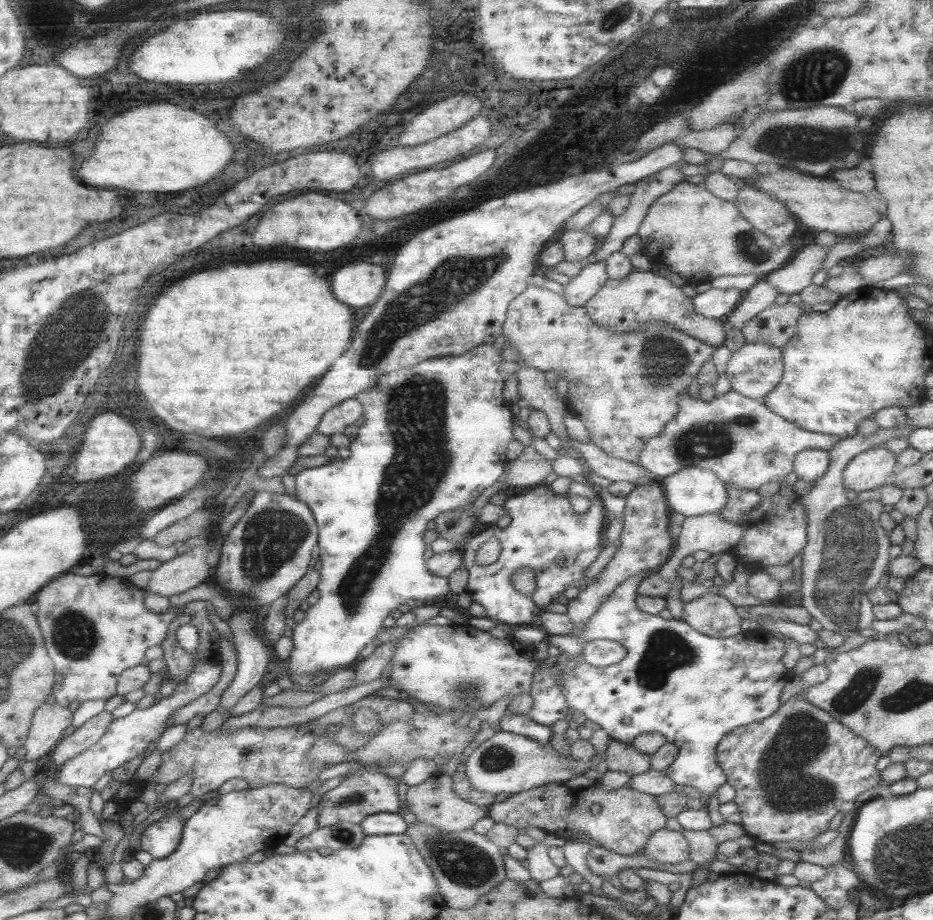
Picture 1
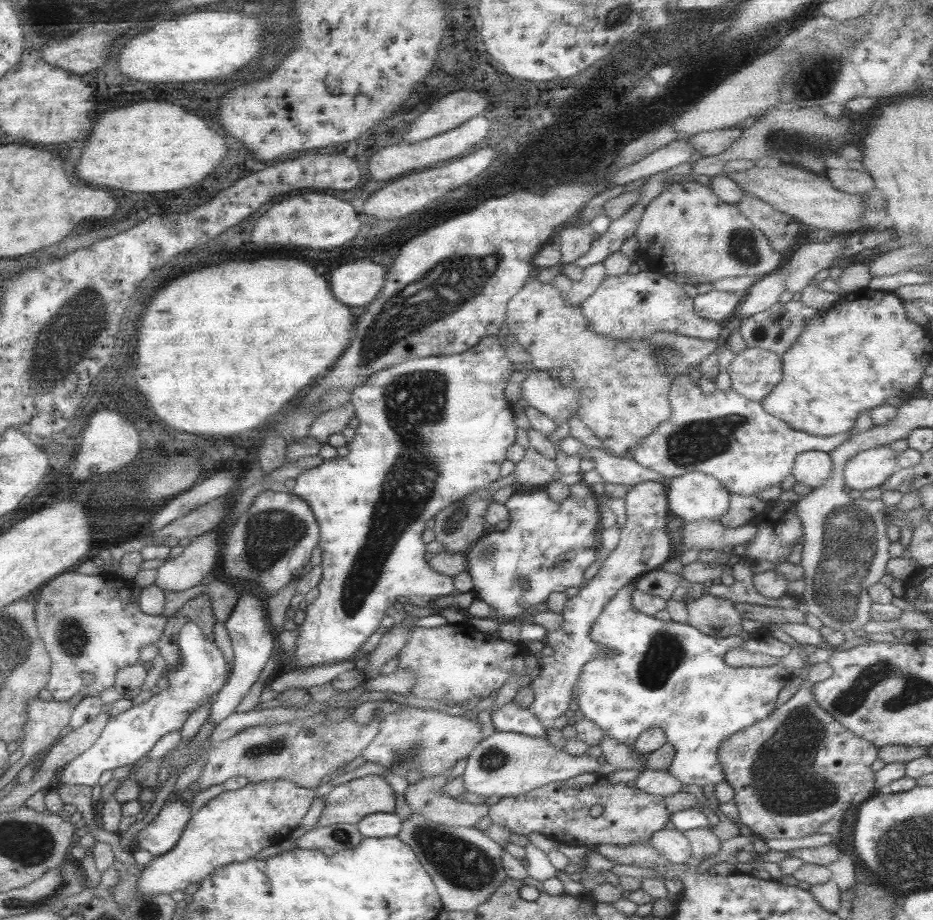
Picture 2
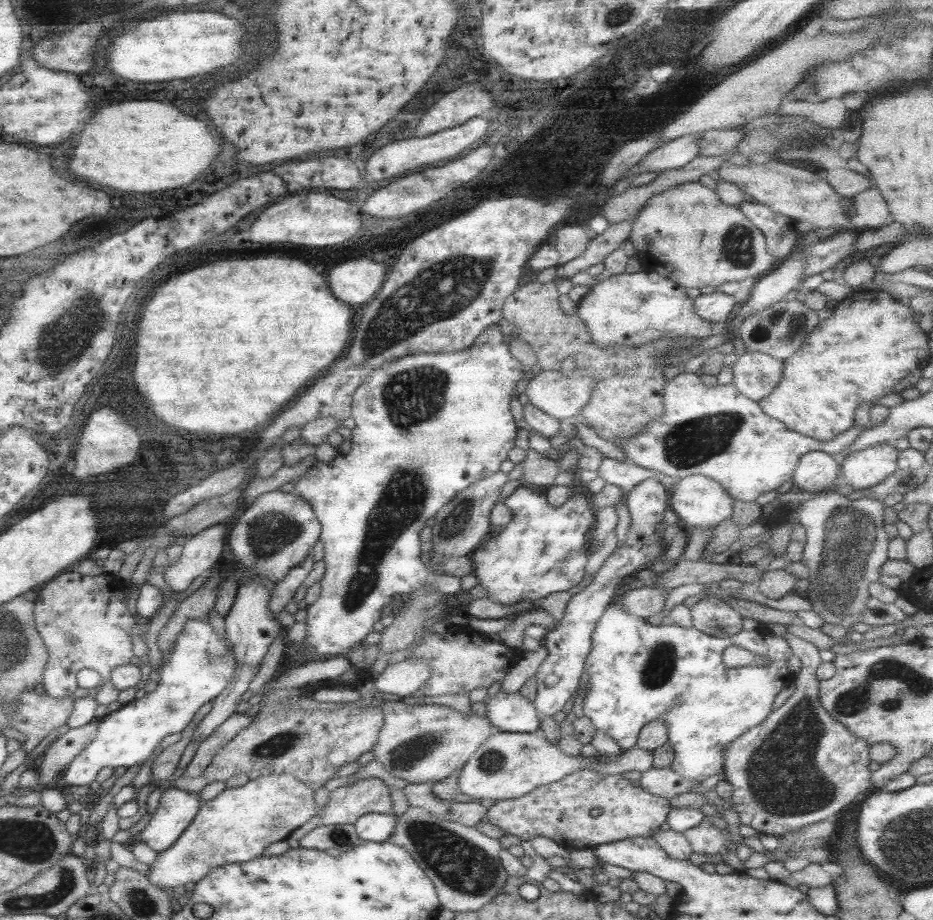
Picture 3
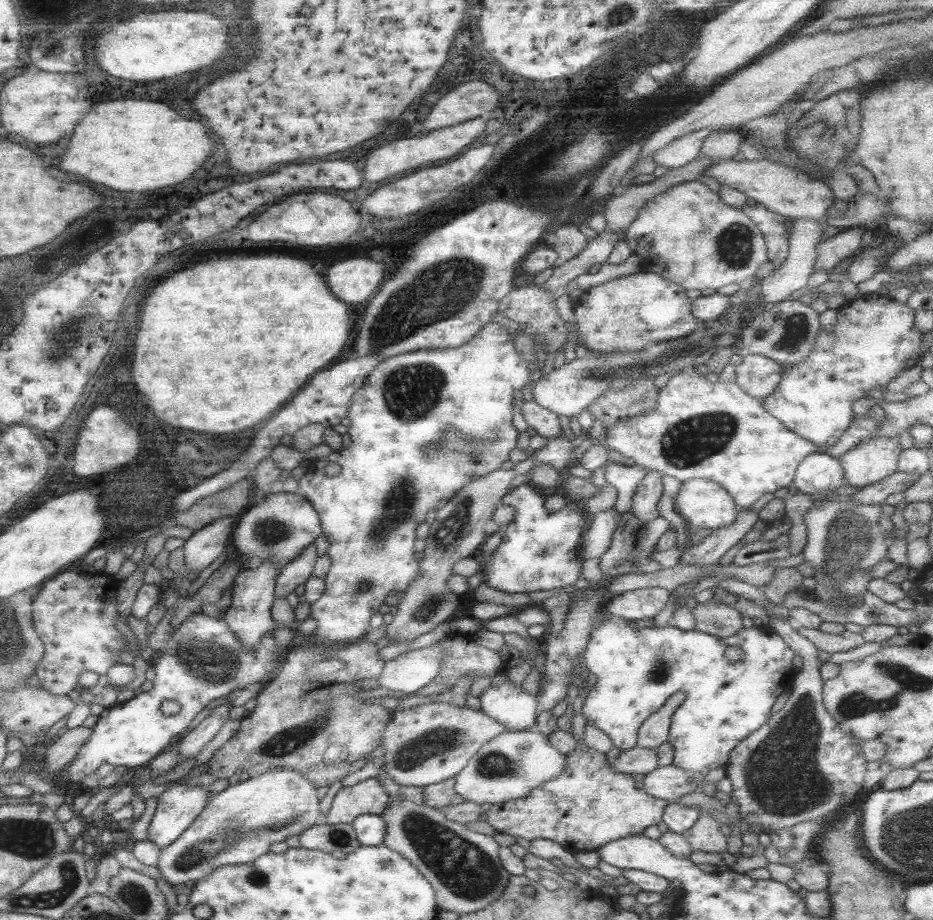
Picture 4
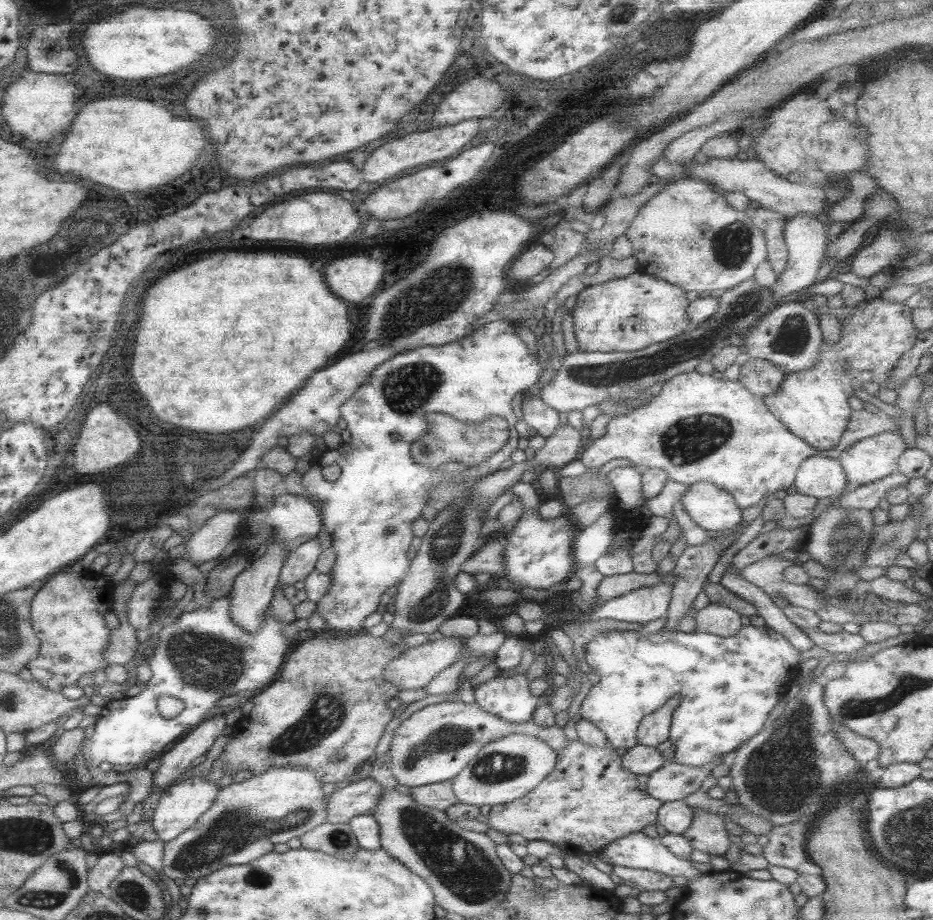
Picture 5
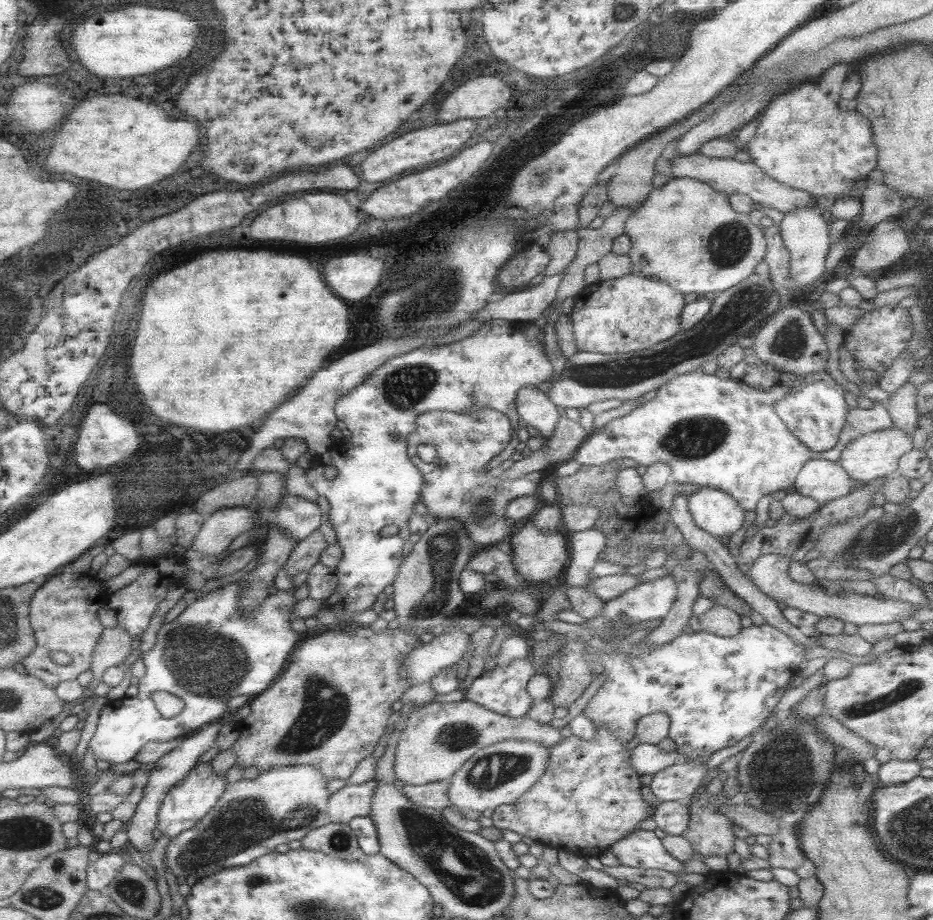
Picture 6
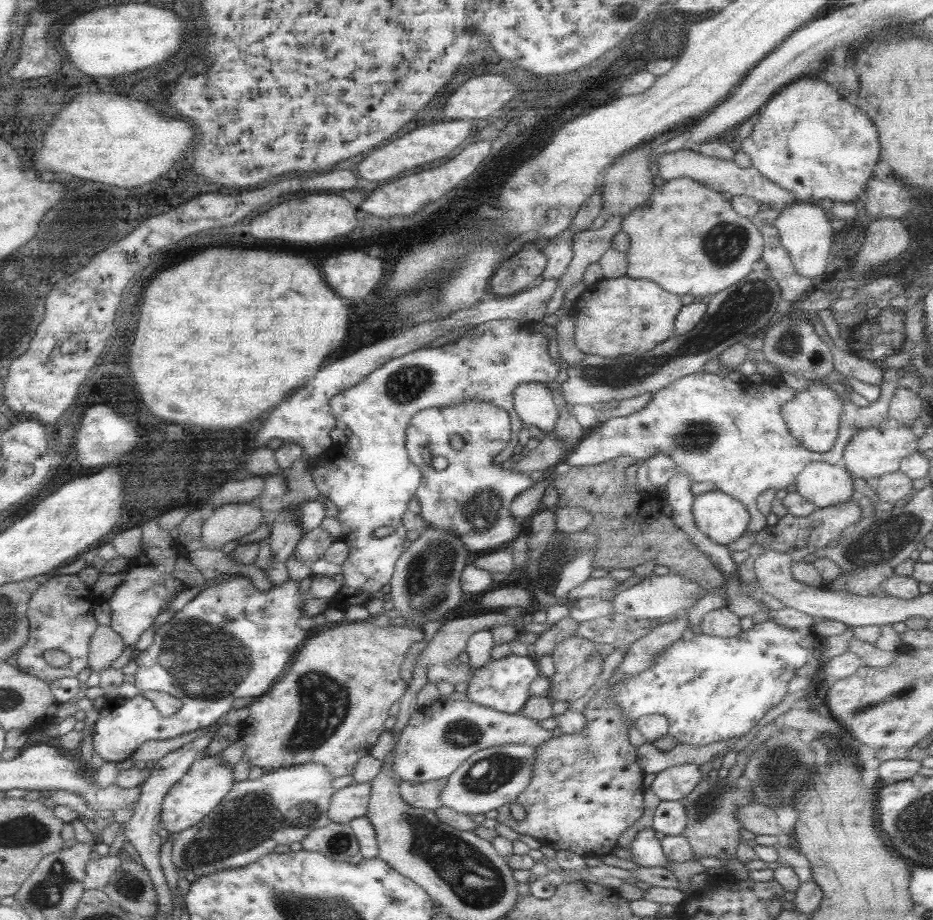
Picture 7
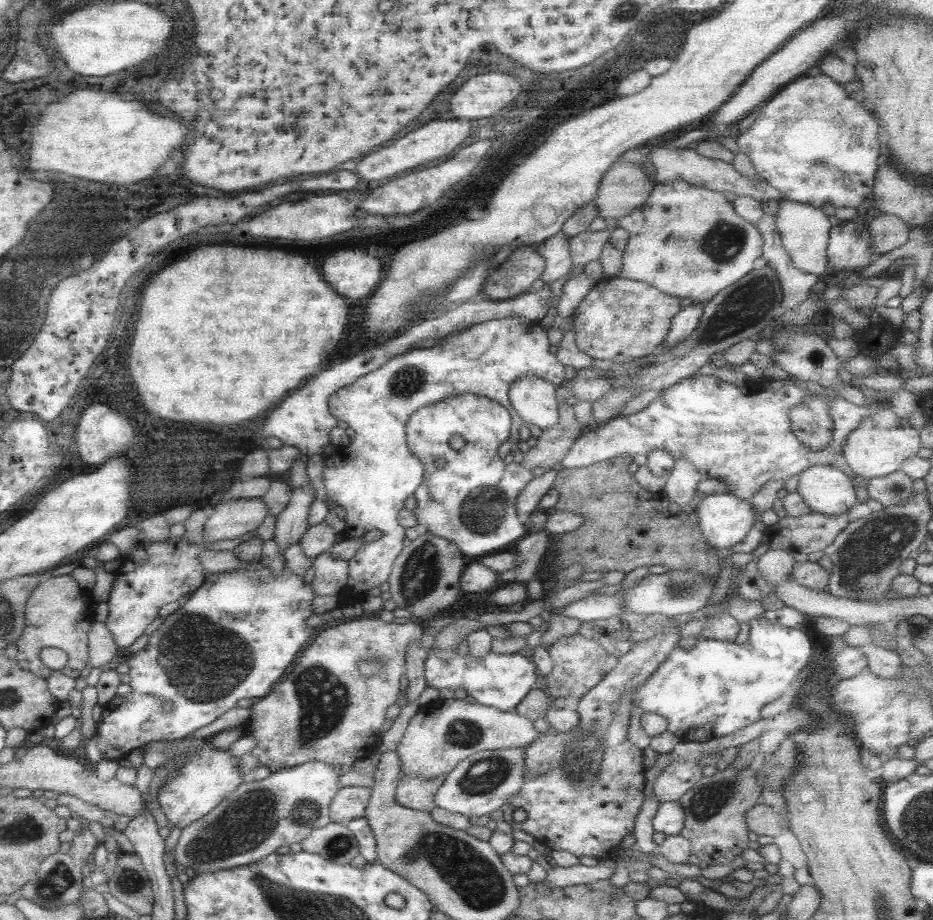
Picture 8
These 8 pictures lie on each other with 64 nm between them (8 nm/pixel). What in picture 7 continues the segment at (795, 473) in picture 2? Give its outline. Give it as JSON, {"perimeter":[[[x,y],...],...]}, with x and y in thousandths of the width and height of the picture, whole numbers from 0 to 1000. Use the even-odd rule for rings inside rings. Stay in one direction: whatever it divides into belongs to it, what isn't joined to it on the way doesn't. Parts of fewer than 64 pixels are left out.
{"perimeter":[[[882,502],[865,504],[856,512],[852,518],[852,535],[861,541],[867,543],[867,547],[874,550],[874,553],[889,552],[893,548],[901,548],[913,540],[916,530],[913,528],[914,520],[899,504],[889,505]]]}

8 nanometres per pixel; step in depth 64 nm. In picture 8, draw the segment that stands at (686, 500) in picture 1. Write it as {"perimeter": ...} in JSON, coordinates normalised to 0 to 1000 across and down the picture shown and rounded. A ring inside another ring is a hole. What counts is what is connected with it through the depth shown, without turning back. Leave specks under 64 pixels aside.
{"perimeter":[[[781,536],[760,537],[756,538],[745,549],[745,562],[747,562],[747,573],[753,582],[753,586],[759,593],[764,593],[770,598],[780,597],[788,591],[792,591],[807,567],[807,558],[805,558],[805,549],[801,543],[792,543]]]}

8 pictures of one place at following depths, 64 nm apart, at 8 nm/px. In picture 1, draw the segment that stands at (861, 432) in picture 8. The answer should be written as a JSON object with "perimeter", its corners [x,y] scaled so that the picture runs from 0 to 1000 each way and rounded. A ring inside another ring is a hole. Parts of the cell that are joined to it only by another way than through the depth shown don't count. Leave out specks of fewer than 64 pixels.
{"perimeter":[[[946,485],[934,486],[917,493],[902,511],[901,522],[906,533],[919,536],[952,526],[961,509],[959,498]]]}

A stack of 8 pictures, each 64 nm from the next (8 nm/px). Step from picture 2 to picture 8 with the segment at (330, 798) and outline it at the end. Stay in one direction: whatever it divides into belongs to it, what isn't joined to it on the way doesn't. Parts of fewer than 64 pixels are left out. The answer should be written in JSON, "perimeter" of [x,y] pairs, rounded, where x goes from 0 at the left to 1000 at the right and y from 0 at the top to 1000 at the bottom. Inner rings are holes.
{"perimeter":[[[368,855],[357,865],[352,878],[355,893],[370,896],[389,887],[397,859],[388,855]]]}

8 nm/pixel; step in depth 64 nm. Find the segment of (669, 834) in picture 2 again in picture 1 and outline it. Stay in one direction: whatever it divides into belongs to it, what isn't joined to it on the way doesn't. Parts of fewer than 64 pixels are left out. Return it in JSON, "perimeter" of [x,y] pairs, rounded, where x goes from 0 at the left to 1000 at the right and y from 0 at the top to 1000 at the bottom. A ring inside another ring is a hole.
{"perimeter":[[[713,899],[698,905],[686,926],[704,939],[726,939],[738,934],[737,917],[731,903]]]}

